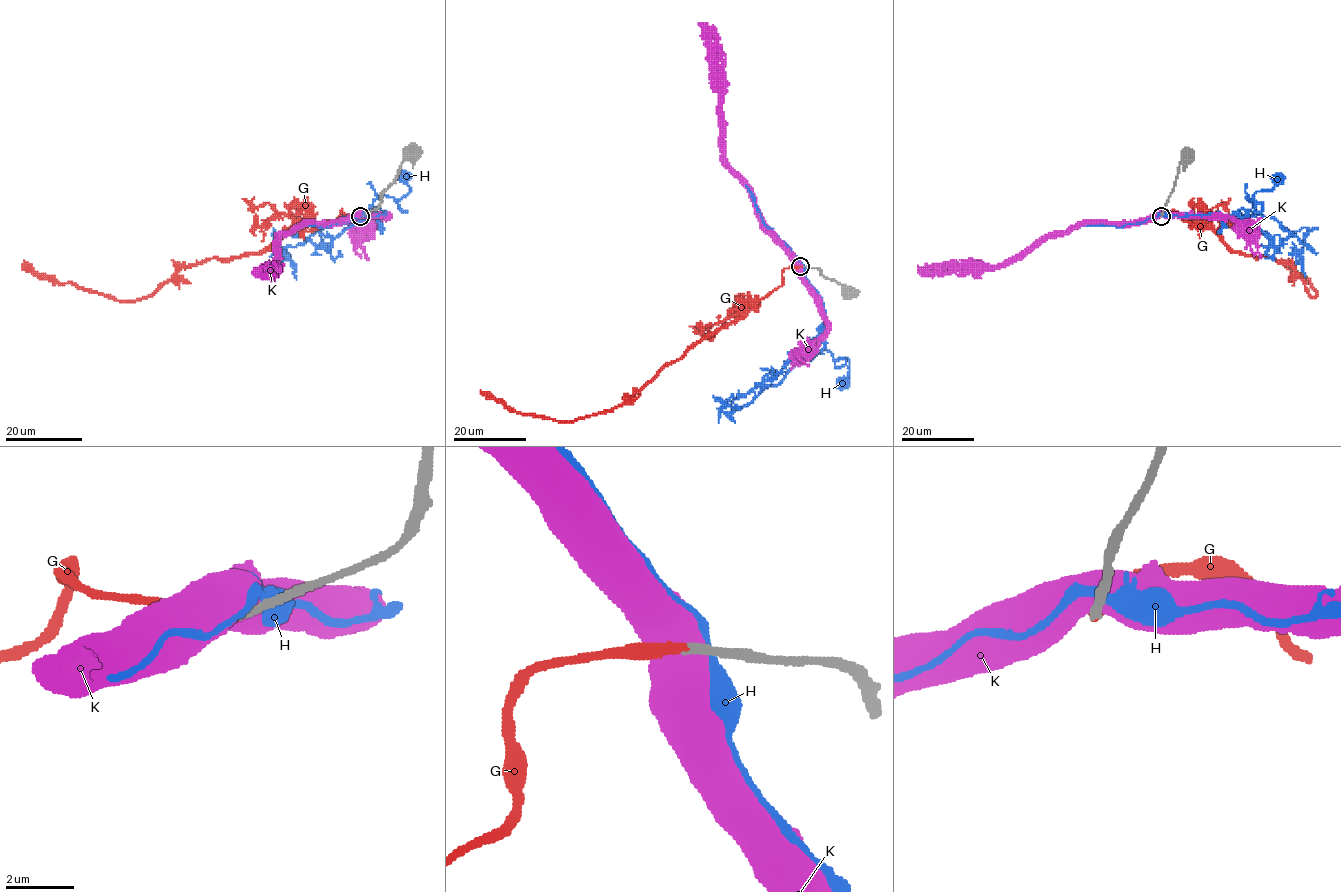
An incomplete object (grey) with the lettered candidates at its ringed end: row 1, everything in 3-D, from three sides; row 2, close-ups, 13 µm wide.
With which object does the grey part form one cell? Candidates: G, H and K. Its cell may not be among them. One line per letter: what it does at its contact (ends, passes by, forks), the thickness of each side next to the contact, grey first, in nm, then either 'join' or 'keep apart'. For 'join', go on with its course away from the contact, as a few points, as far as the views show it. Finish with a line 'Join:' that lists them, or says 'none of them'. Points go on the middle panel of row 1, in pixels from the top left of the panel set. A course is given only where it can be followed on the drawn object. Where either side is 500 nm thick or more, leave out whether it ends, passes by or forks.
G: it ends | 280/280 nm | join | via (801, 267), (786, 267), (779, 287), (669, 362), (617, 406), (560, 421), (512, 412), (482, 393)
H: it forks | 360/280 nm | keep apart
K: 320/800 nm | keep apart
Join: G

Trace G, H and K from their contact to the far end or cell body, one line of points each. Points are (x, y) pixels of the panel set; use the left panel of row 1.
G: (360, 215), (340, 211), (256, 253), (183, 266), (133, 301), (52, 281), (23, 260)
H: (363, 214), (385, 213), (369, 210), (387, 195), (407, 211), (398, 201), (410, 190), (404, 178)
K: (360, 215), (308, 221), (286, 233), (280, 238), (276, 267), (264, 270), (264, 277), (267, 271)

